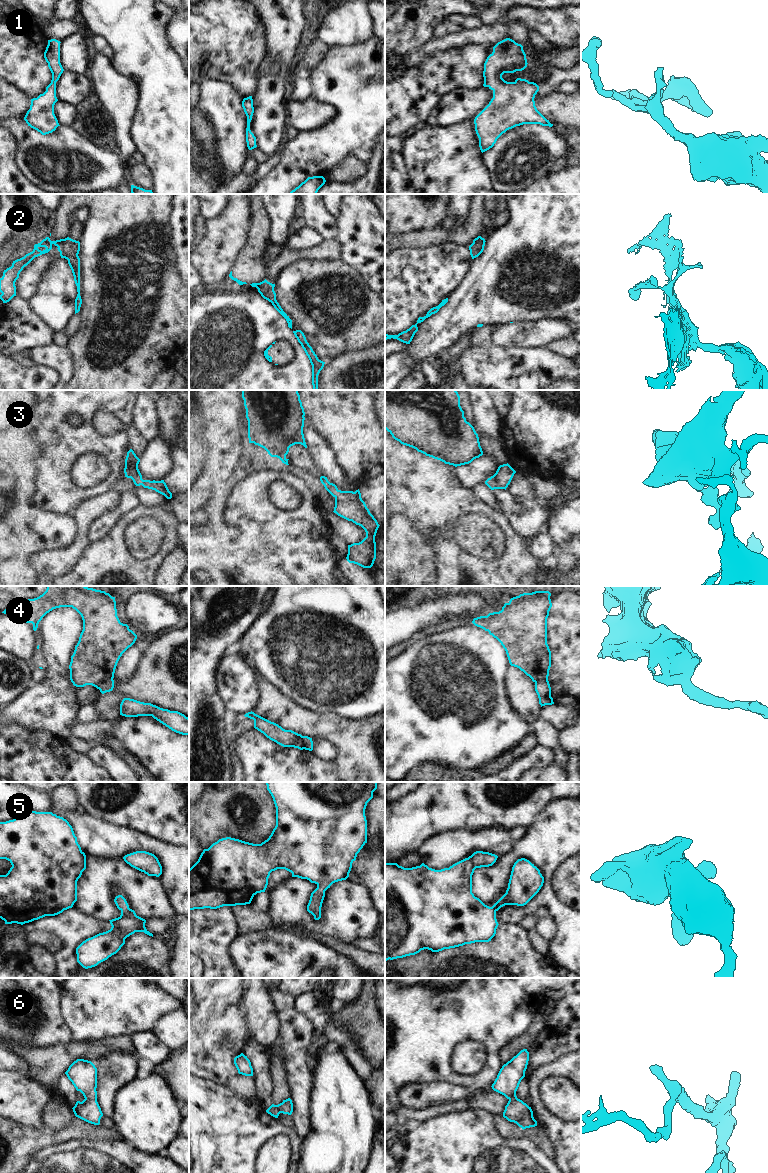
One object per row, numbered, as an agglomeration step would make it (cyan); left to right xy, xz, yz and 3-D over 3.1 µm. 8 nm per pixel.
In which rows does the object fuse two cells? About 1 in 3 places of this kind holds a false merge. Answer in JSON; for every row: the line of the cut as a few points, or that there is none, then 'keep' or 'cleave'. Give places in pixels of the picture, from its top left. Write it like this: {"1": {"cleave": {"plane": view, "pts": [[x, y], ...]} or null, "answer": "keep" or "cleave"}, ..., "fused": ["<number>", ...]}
{"1": {"cleave": null, "answer": "keep"}, "2": {"cleave": {"plane": "xy", "pts": [[64, 239], [57, 246]]}, "answer": "cleave"}, "3": {"cleave": null, "answer": "keep"}, "4": {"cleave": {"plane": "xy", "pts": [[112, 678], [102, 681], [95, 686]]}, "answer": "cleave"}, "5": {"cleave": null, "answer": "keep"}, "6": {"cleave": null, "answer": "keep"}, "fused": ["2", "4"]}

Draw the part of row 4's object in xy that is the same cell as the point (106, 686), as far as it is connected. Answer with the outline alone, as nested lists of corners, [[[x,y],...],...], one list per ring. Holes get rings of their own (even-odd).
[[[110,679],[108,681],[104,681],[100,683],[99,685],[97,685],[96,688],[99,689],[102,694],[106,692],[110,692],[114,688],[114,680]]]

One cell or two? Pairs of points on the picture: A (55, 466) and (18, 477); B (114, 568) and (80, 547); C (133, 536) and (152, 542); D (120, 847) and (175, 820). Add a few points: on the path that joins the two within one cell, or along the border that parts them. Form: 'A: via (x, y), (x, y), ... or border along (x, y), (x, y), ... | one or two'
A: border along (16, 453), (25, 471), (25, 488), (22, 493) | two
B: border along (93, 543), (72, 570) | two
C: via (138, 536), (147, 538) | one
D: border along (123, 828), (131, 828), (168, 843) | two

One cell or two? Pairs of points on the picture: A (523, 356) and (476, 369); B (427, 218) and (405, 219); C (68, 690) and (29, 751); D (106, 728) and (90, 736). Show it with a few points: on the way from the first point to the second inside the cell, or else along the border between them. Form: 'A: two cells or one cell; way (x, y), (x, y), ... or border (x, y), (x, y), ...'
A: one cell; way (511, 365), (509, 367), (488, 367)
B: one cell; way (422, 218), (410, 218)
C: two cells; border (20, 724), (29, 729), (45, 729), (59, 738)
D: one cell; way (102, 729), (94, 732)

